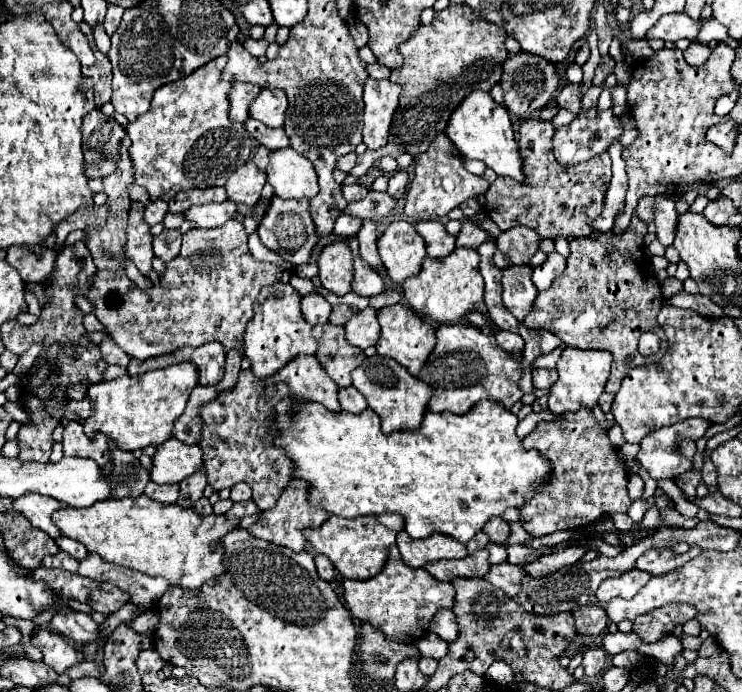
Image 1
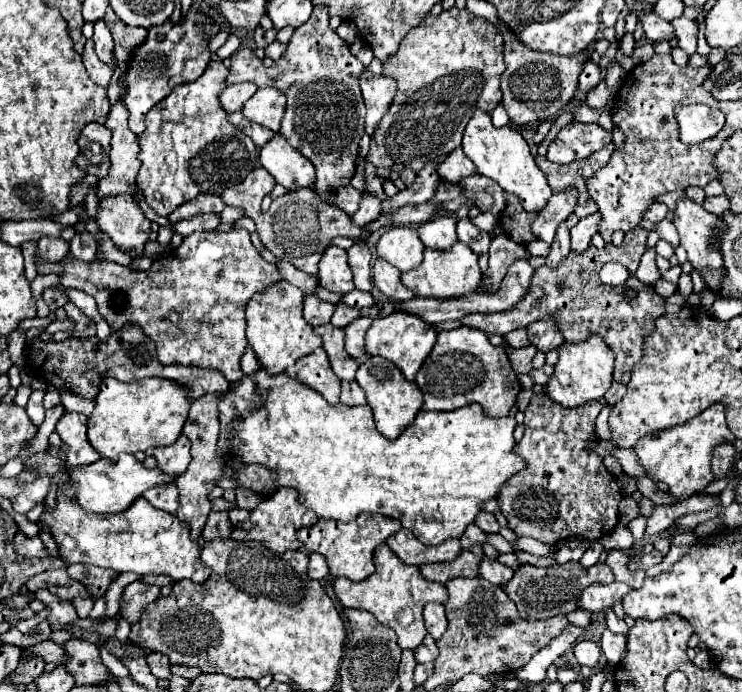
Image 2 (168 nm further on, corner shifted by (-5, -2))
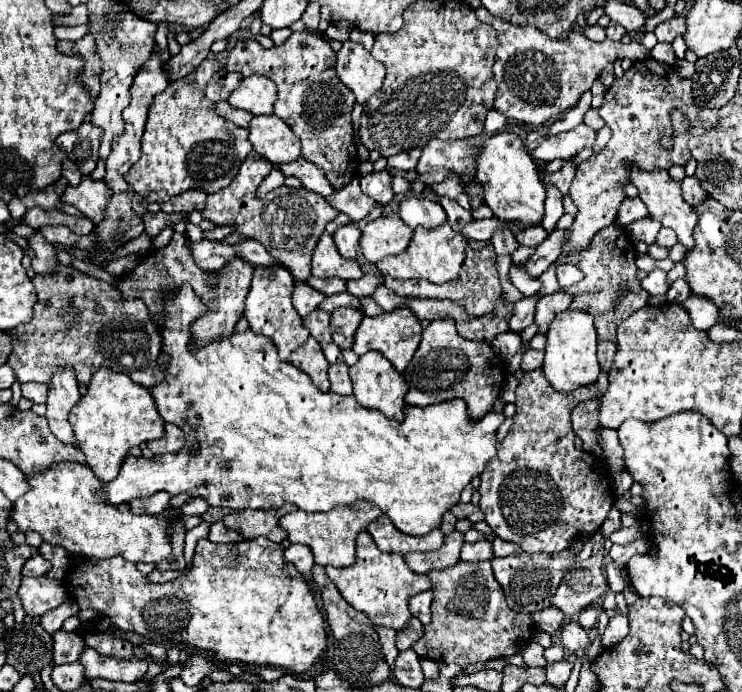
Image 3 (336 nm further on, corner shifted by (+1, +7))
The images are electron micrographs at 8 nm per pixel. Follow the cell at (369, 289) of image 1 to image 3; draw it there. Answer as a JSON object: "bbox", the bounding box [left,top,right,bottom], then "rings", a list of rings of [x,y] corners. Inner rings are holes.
{"bbox":[334,224,362,260],"rings":[[[352,224],[338,228],[338,232],[334,234],[334,242],[336,242],[338,252],[348,260],[358,260],[360,236],[362,236],[362,232]]]}

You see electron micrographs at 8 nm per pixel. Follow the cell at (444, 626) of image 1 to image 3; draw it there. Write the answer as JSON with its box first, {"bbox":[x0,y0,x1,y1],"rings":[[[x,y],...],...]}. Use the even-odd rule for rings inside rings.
{"bbox":[408,590,432,624],"rings":[[[428,590],[428,592],[422,592],[422,594],[414,596],[414,598],[410,598],[408,608],[410,608],[410,612],[412,612],[422,624],[428,624],[430,618],[432,618],[430,604],[432,604],[432,592]]]}

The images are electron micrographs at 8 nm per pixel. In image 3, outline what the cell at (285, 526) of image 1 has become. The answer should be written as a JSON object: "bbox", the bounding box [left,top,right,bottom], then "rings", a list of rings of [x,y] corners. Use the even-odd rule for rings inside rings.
{"bbox":[224,506,292,542],"rings":[[[292,506],[284,508],[274,508],[274,510],[240,510],[240,512],[230,512],[224,516],[224,526],[230,530],[236,530],[242,538],[258,538],[264,536],[272,542],[282,542],[286,540],[284,528],[280,528],[278,520],[290,512]]]}

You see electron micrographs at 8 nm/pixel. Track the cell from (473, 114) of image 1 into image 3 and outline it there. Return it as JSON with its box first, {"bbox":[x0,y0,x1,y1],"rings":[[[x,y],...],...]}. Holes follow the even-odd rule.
{"bbox":[476,132,546,226],"rings":[[[500,132],[486,138],[482,144],[484,148],[480,148],[480,156],[476,156],[476,176],[484,184],[484,200],[494,216],[502,220],[520,220],[526,226],[540,224],[544,216],[546,190],[538,176],[536,164],[532,162],[532,156],[524,148],[520,136],[514,132]]]}

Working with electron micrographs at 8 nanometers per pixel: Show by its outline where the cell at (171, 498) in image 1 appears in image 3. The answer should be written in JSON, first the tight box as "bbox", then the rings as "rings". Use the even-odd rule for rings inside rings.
{"bbox":[130,492,170,514],"rings":[[[156,492],[144,500],[132,500],[130,510],[134,514],[162,514],[170,508],[170,496],[166,492]]]}

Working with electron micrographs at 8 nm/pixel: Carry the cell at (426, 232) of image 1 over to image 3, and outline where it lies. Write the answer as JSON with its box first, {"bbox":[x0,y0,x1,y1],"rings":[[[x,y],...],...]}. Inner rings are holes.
{"bbox":[400,196,446,228],"rings":[[[412,196],[400,202],[400,218],[410,228],[438,228],[446,222],[446,212],[436,200]]]}

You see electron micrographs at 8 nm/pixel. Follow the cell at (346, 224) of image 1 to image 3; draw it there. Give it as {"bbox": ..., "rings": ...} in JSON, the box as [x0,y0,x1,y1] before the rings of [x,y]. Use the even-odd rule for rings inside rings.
{"bbox":[360,170,394,204],"rings":[[[382,170],[382,172],[370,172],[370,174],[362,176],[362,180],[360,180],[362,192],[366,196],[374,198],[380,204],[388,204],[392,200],[392,196],[394,196],[390,182],[392,182],[392,176],[386,170]]]}

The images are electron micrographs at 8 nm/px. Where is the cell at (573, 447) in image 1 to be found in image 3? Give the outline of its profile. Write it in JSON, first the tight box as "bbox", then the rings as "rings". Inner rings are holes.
{"bbox":[480,370,614,554],"rings":[[[542,370],[524,374],[516,388],[516,414],[514,424],[506,438],[498,442],[496,456],[486,464],[480,476],[480,510],[486,514],[486,522],[494,528],[496,536],[508,542],[516,542],[524,552],[554,554],[570,546],[570,540],[578,534],[596,532],[614,506],[614,494],[610,490],[608,470],[592,454],[574,448],[574,430],[570,422],[572,410],[586,400],[598,398],[596,384],[578,388],[574,392],[556,392]]]}

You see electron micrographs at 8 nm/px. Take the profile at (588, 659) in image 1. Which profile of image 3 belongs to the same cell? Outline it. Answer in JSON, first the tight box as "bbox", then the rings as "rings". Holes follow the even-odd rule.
{"bbox":[562,622,590,652],"rings":[[[568,622],[562,630],[562,644],[568,652],[576,652],[576,650],[588,650],[590,648],[590,636],[588,632],[576,624],[576,622]]]}

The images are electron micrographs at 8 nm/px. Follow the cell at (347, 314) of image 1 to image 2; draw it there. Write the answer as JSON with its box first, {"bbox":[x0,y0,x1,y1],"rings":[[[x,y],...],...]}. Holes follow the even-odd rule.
{"bbox":[330,303,362,327],"rings":[[[338,303],[336,305],[336,313],[332,315],[332,321],[330,323],[334,323],[336,327],[346,327],[350,321],[358,319],[360,315],[362,315],[360,309],[354,309],[354,307],[348,307],[344,303]]]}

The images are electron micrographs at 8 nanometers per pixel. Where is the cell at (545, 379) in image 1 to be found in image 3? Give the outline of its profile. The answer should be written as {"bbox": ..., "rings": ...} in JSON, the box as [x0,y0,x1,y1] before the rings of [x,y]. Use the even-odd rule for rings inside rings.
{"bbox":[522,348,544,372],"rings":[[[528,348],[524,352],[524,358],[522,358],[522,370],[524,372],[532,372],[536,368],[542,368],[542,360],[544,360],[544,350]]]}

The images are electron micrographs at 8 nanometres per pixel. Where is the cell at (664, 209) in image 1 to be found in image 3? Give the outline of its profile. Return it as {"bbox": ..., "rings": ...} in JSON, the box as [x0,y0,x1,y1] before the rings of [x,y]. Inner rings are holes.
{"bbox":[616,198,648,226],"rings":[[[626,198],[620,206],[620,210],[618,210],[616,224],[618,226],[628,226],[630,222],[646,218],[646,216],[648,216],[648,210],[644,208],[644,202],[640,198]]]}

